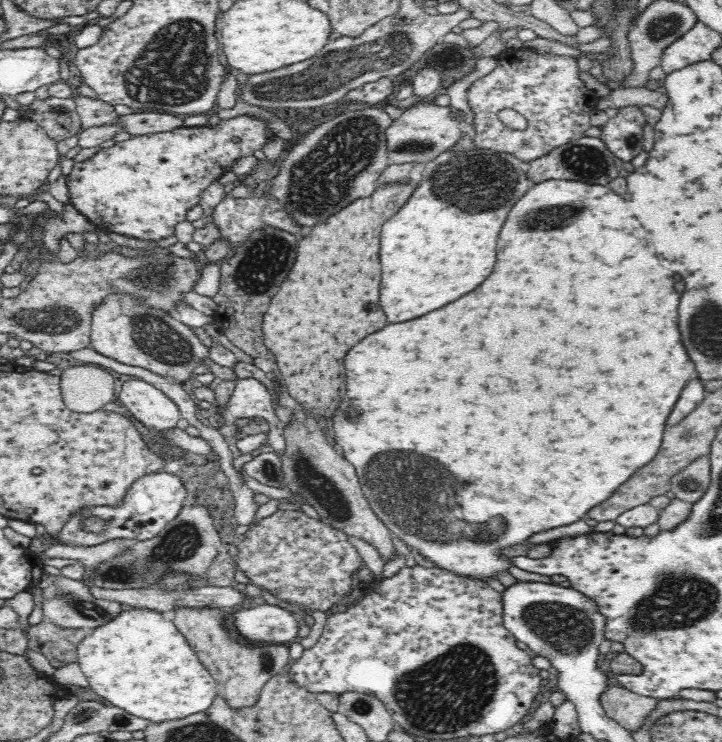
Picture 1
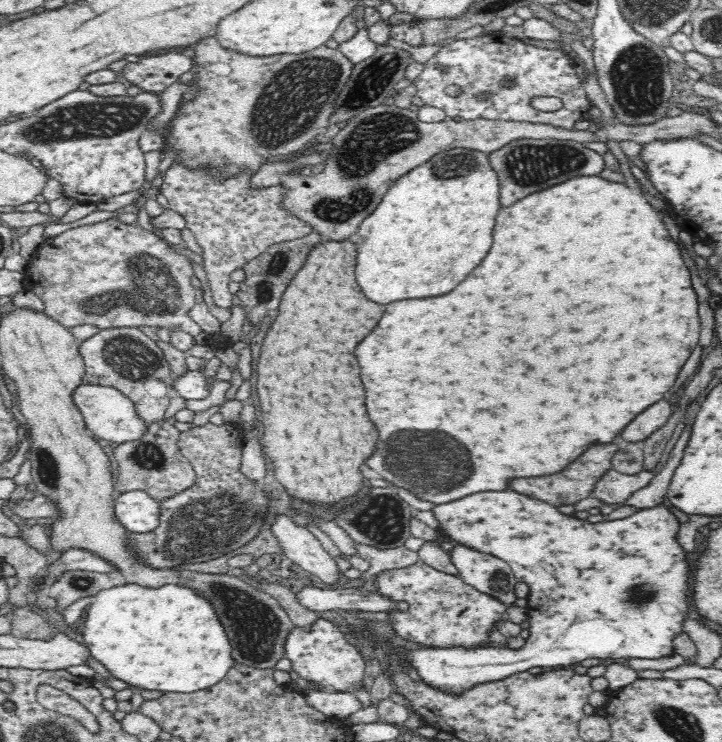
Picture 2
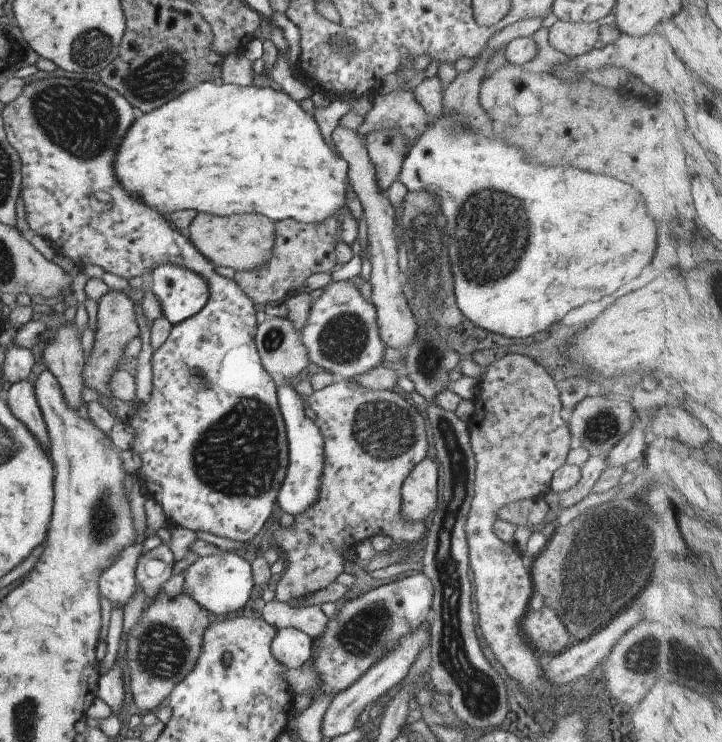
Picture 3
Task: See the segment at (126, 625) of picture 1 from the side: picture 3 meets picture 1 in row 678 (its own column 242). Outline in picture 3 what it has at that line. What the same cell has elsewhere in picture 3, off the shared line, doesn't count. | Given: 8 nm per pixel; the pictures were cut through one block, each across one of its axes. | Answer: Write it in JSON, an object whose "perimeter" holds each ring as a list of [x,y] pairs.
{"perimeter":[[[197,83],[159,108],[135,115],[115,152],[115,178],[127,194],[163,216],[191,208],[215,216],[261,214],[273,222],[287,218],[301,224],[337,220],[340,210],[347,209],[348,165],[329,149],[313,114],[302,110],[298,103],[284,91],[267,87]]]}

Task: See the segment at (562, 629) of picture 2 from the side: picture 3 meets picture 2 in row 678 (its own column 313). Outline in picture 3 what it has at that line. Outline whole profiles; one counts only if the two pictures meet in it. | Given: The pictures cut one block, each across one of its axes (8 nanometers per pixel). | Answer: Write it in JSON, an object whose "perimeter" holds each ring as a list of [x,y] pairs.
{"perimeter":[[[294,381],[289,384],[282,384],[276,388],[276,404],[280,411],[286,433],[287,440],[287,472],[283,478],[283,486],[279,490],[279,494],[275,496],[275,505],[278,506],[283,513],[293,515],[294,517],[301,512],[305,512],[305,508],[315,506],[317,498],[319,498],[319,480],[321,480],[321,470],[323,470],[323,438],[319,428],[313,420],[309,420],[304,414],[302,398],[299,392],[295,392],[293,386]]]}

